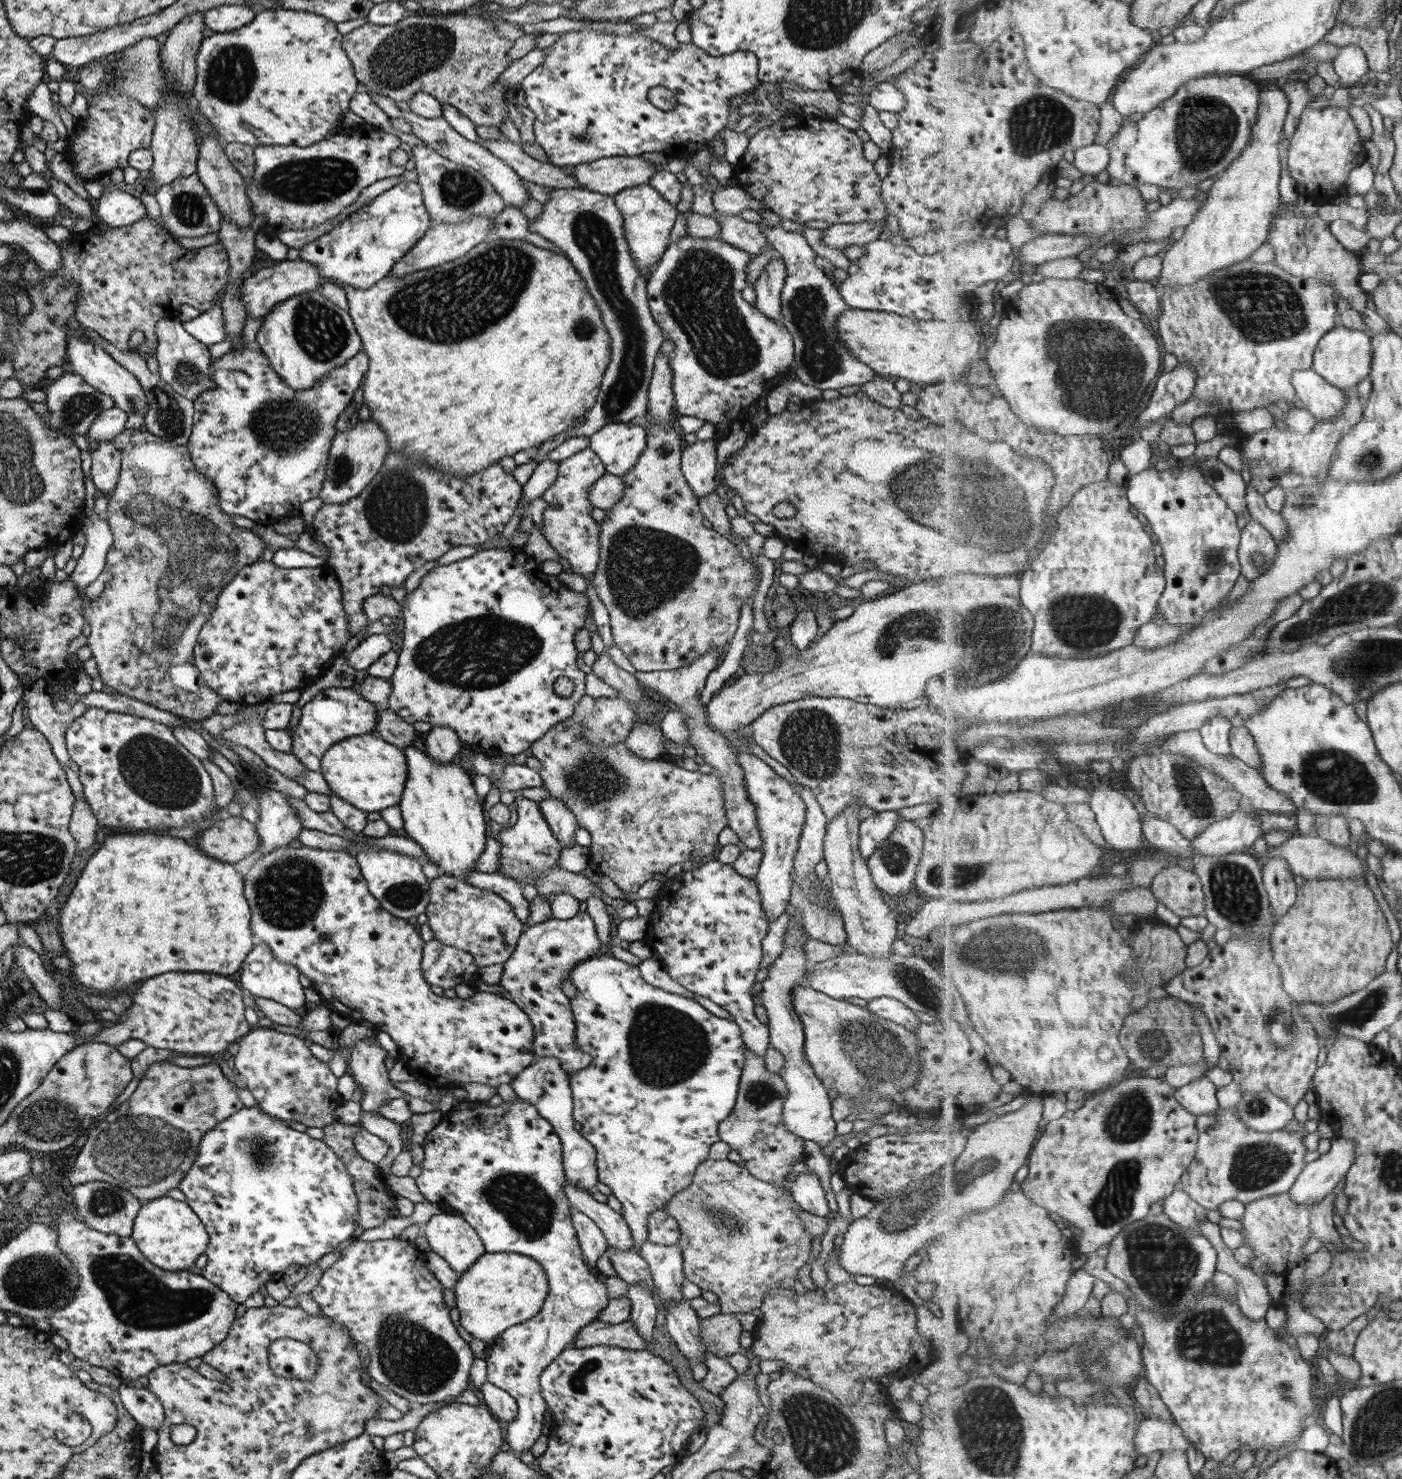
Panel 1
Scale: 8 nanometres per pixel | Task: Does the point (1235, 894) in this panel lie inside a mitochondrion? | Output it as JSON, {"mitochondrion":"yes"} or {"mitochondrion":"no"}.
{"mitochondrion":"yes"}

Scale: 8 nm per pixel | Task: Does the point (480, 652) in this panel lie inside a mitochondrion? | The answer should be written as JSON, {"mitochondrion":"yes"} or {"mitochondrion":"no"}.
{"mitochondrion":"yes"}

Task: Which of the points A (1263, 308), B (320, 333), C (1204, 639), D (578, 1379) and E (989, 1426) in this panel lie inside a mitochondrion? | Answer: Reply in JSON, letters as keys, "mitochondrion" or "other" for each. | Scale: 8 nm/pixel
{"A":"mitochondrion","B":"mitochondrion","C":"other","D":"mitochondrion","E":"mitochondrion"}

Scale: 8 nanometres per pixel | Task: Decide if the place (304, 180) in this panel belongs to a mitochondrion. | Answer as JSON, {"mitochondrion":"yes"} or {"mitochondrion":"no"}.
{"mitochondrion":"yes"}

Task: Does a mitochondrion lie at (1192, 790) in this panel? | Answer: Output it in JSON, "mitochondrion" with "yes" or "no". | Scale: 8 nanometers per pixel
{"mitochondrion":"yes"}

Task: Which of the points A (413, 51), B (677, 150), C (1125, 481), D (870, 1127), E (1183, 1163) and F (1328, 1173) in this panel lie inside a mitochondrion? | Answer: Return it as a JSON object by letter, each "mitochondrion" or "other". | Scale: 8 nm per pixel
{"A":"mitochondrion","B":"other","C":"other","D":"other","E":"other","F":"other"}

